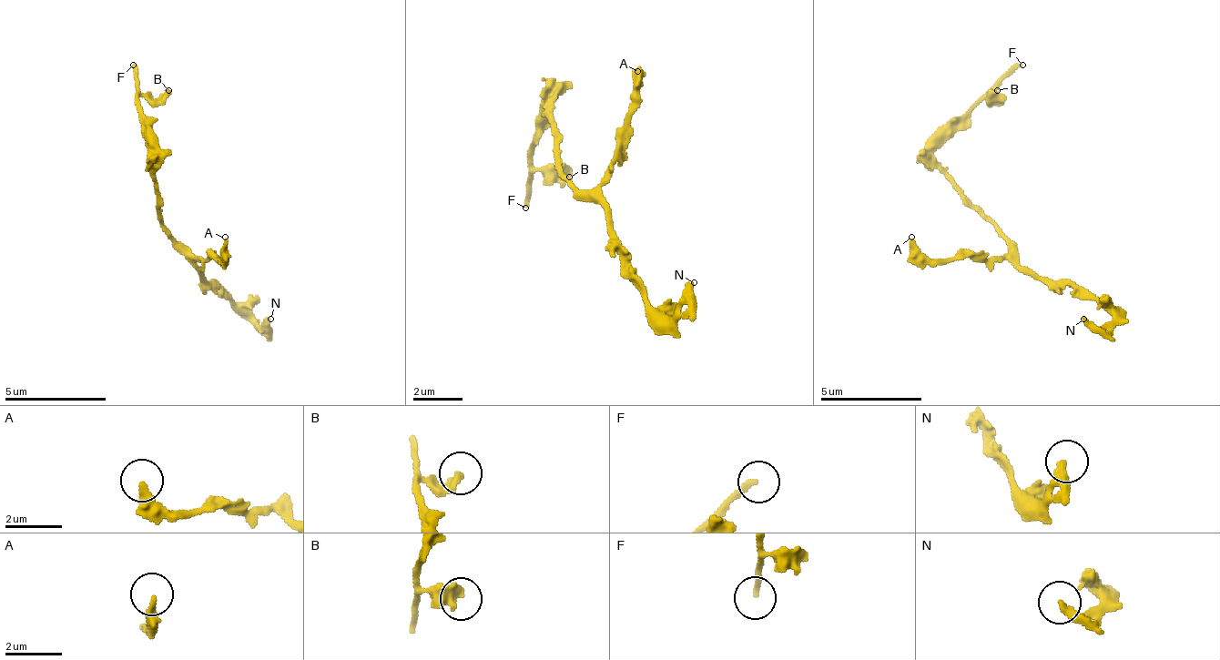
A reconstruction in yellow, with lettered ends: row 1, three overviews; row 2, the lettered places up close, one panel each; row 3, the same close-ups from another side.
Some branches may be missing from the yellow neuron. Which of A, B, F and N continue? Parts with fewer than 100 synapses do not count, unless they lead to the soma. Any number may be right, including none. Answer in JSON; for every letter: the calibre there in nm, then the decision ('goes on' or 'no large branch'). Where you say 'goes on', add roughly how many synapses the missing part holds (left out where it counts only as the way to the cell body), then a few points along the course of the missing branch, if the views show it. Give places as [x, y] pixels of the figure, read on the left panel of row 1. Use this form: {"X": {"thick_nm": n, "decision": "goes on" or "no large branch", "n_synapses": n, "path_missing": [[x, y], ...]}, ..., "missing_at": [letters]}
{"A": {"thick_nm": 280, "decision": "no large branch"}, "B": {"thick_nm": 360, "decision": "no large branch"}, "F": {"thick_nm": 180, "decision": "goes on", "n_synapses": 110}, "N": {"thick_nm": 300, "decision": "no large branch"}, "missing_at": ["F"]}

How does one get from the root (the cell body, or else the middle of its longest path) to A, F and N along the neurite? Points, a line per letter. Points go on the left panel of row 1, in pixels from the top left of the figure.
A: (168, 227), (168, 232), (194, 258), (219, 258), (225, 252), (225, 237)
F: (168, 227), (154, 191), (154, 131), (138, 106), (133, 65)
N: (168, 227), (168, 232), (178, 242), (178, 252), (260, 329), (270, 319)

